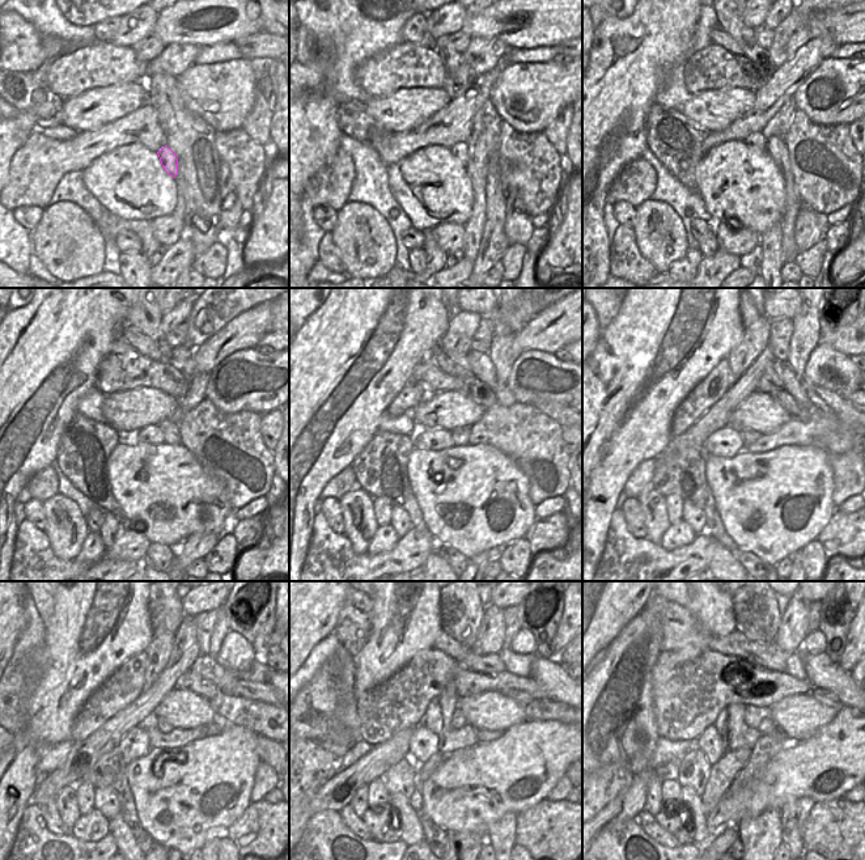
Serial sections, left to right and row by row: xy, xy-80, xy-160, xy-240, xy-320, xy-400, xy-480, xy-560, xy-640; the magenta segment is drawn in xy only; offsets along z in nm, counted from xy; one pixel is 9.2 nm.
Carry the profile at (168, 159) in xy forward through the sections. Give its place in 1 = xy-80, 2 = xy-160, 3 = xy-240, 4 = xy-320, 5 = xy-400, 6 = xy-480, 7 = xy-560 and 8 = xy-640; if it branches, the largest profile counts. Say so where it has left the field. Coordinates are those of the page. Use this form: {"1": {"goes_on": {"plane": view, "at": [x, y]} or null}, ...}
{"1": {"goes_on": {"plane": "xy-80", "at": [459, 151]}}, "2": {"goes_on": {"plane": "xy-160", "at": [757, 142]}}, "3": {"goes_on": {"plane": "xy-240", "at": [168, 431]}}, "4": {"goes_on": {"plane": "xy-320", "at": [432, 439]}}, "5": {"goes_on": {"plane": "xy-400", "at": [728, 441]}}, "6": {"goes_on": {"plane": "xy-480", "at": [135, 744]}}, "7": {"goes_on": {"plane": "xy-560", "at": [423, 744]}}, "8": {"goes_on": {"plane": "xy-640", "at": [709, 742]}}}

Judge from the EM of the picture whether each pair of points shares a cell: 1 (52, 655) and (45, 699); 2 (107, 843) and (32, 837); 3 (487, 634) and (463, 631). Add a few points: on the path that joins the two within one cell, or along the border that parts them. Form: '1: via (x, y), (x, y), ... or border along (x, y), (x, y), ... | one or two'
1: via (50, 665), (50, 689) | one
2: via (89, 846), (50, 846) | one
3: border along (487, 606), (479, 635), (471, 647) | two

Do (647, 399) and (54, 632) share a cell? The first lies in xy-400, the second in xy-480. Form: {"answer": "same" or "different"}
{"answer": "same"}

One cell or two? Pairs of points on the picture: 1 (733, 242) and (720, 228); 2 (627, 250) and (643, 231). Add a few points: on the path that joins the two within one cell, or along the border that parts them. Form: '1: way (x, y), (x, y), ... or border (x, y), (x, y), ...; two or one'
1: way (729, 238), (724, 232); one
2: border (631, 229), (639, 251), (653, 266); two

